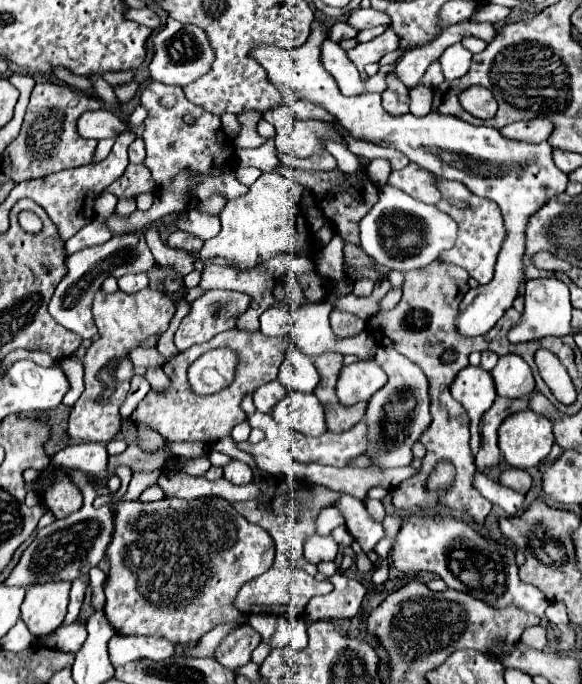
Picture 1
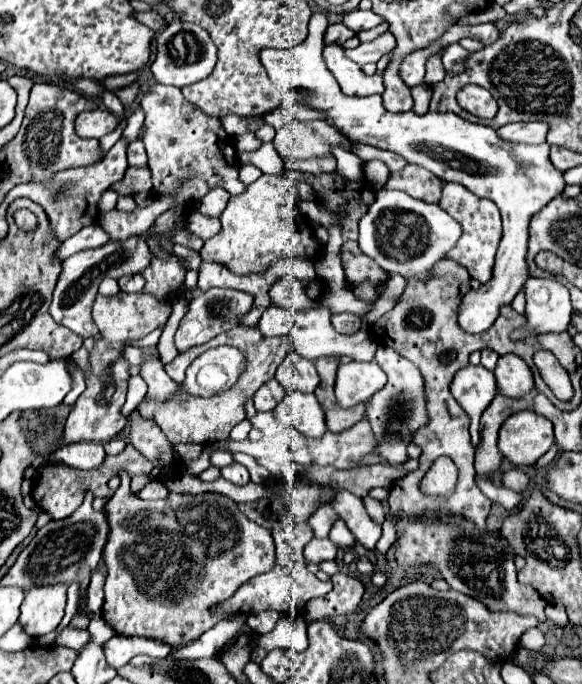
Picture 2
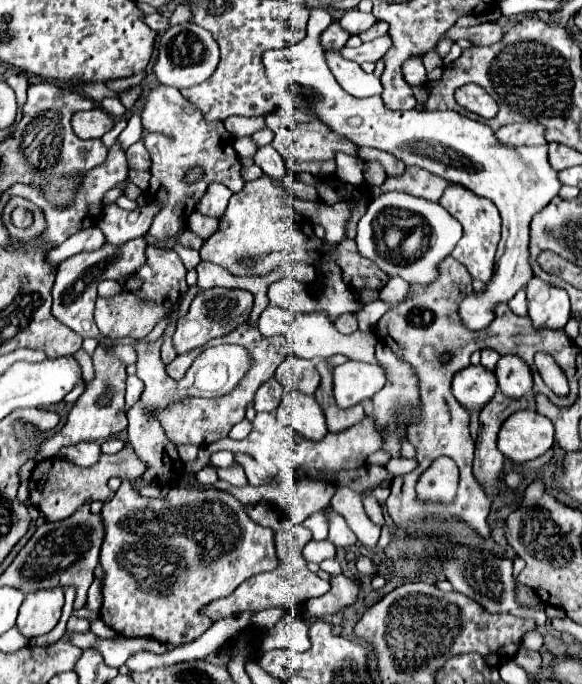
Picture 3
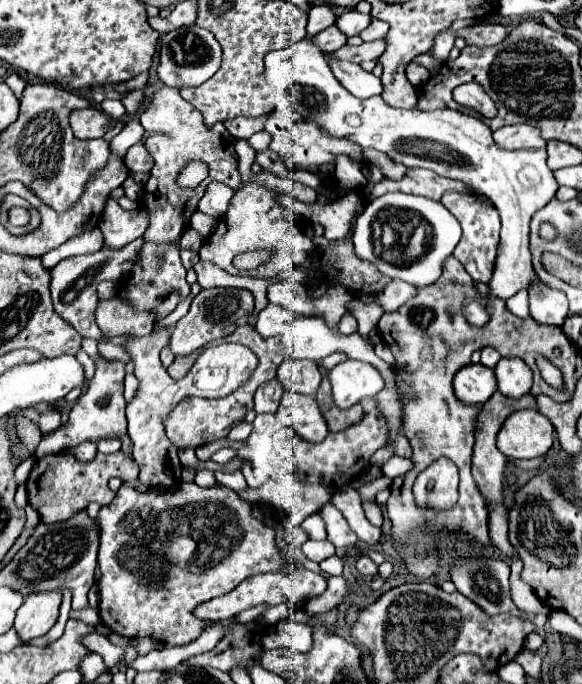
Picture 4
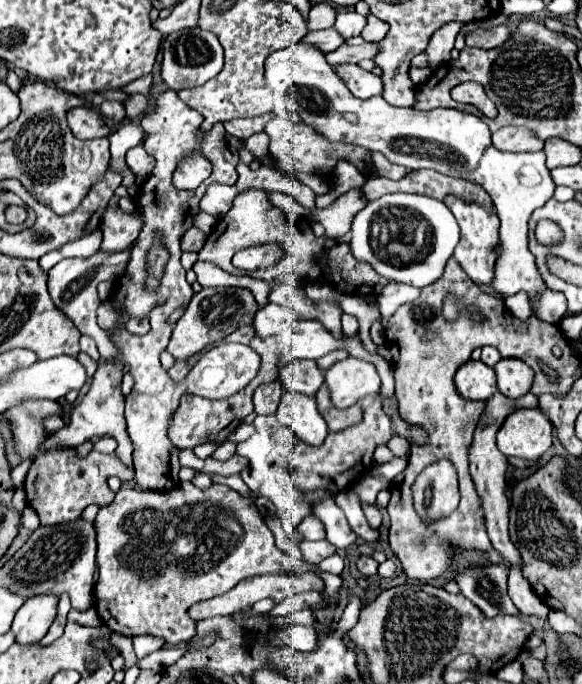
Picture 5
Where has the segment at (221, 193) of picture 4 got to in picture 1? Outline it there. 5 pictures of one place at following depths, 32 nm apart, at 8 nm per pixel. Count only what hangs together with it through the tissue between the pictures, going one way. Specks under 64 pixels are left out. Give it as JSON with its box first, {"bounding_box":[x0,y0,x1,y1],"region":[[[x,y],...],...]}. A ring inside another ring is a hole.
{"bounding_box":[200,196,226,214],"region":[[[212,196],[212,198],[200,202],[200,210],[212,212],[212,214],[220,214],[220,210],[224,208],[224,204],[226,204],[226,200],[220,200],[220,196]]]}

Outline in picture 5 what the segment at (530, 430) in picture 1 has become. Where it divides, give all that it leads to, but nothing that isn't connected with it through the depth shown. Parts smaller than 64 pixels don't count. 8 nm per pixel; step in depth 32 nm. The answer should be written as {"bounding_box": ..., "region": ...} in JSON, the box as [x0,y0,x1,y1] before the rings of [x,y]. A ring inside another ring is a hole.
{"bounding_box":[498,410,552,460],"region":[[[516,410],[498,430],[498,450],[504,456],[538,460],[552,446],[552,422],[544,412]]]}

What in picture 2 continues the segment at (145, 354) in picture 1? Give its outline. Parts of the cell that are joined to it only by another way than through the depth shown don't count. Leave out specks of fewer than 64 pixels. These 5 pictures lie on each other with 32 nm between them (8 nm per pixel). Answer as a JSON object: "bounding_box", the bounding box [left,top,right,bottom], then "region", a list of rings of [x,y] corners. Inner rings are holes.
{"bounding_box":[122,342,143,366],"region":[[[132,342],[123,349],[122,354],[124,354],[124,359],[130,363],[130,365],[139,366],[143,362],[141,347],[134,346],[131,343]]]}

